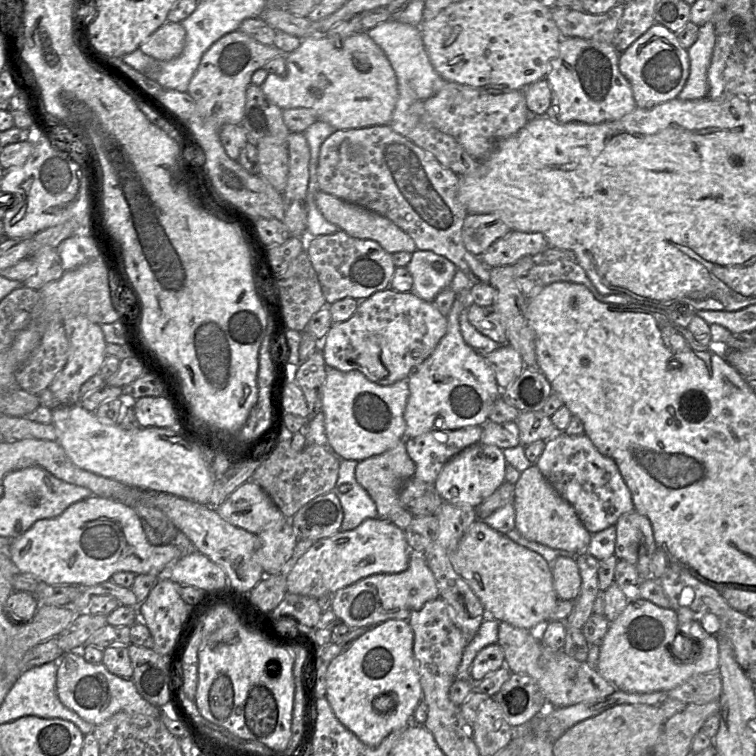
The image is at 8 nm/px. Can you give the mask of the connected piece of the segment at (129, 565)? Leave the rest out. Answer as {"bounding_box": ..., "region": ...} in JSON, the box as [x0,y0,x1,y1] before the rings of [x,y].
{"bounding_box":[8,495,182,587],"region":[[[93,495],[73,503],[55,518],[36,521],[25,533],[12,540],[8,555],[20,574],[31,576],[39,582],[91,587],[111,580],[118,572],[151,574],[161,578],[182,553],[173,544],[151,545],[143,531],[141,518],[131,507],[114,499]]]}

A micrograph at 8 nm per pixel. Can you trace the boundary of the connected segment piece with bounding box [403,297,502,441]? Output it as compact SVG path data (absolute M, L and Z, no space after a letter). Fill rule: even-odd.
M456 297L448 314L447 332L433 353L407 378L409 397L404 410L404 441L433 429L456 430L483 426L501 395L495 374L482 354L467 345L461 335L459 315L461 301Z

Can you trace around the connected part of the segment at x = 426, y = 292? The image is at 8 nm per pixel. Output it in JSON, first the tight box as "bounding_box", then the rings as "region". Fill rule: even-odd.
{"bounding_box":[405,249,458,302],"region":[[[416,249],[405,266],[412,276],[411,293],[426,302],[433,302],[442,290],[449,288],[458,268],[446,257],[430,250]],[[433,264],[443,264],[442,271],[436,271]]]}

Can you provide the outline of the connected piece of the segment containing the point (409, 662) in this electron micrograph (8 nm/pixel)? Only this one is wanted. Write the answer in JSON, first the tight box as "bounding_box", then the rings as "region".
{"bounding_box":[325,620,422,747],"region":[[[387,620],[370,627],[327,667],[325,698],[339,722],[369,747],[377,746],[392,731],[404,730],[410,725],[414,711],[422,700],[413,645],[414,634],[407,620]]]}

